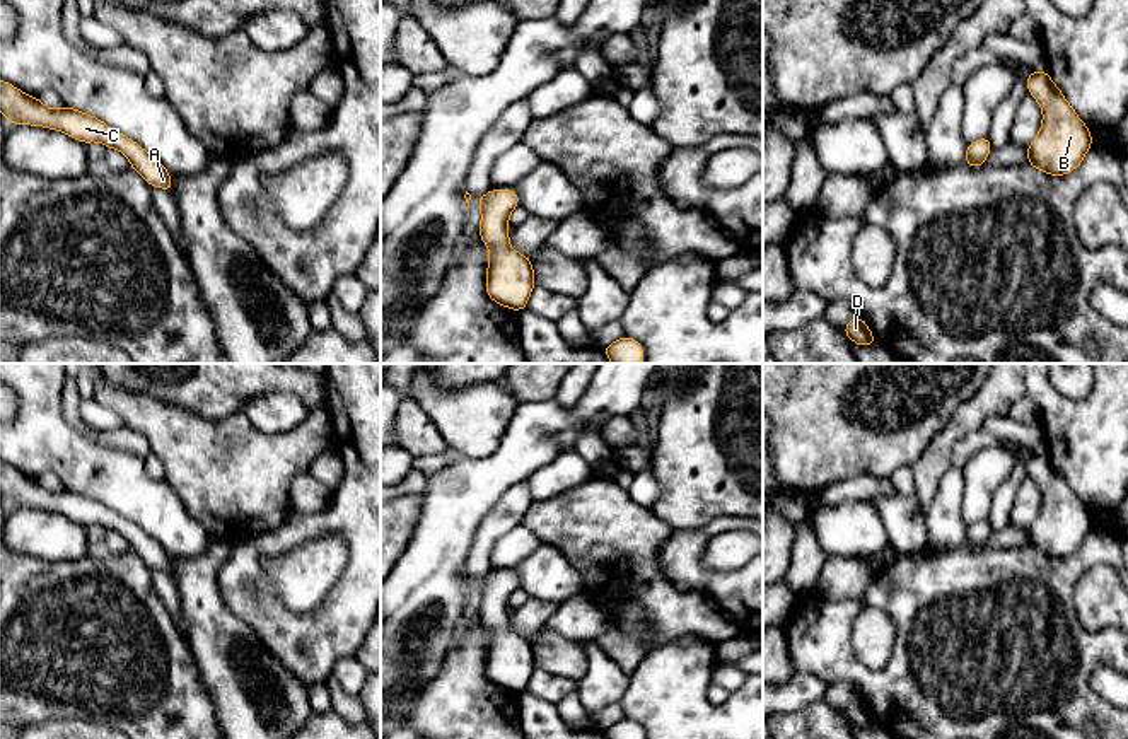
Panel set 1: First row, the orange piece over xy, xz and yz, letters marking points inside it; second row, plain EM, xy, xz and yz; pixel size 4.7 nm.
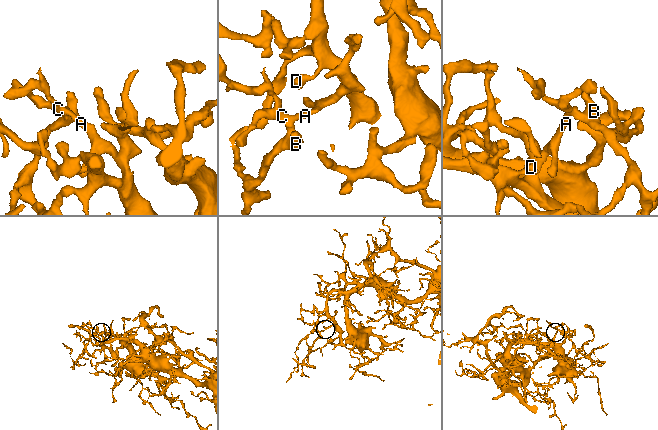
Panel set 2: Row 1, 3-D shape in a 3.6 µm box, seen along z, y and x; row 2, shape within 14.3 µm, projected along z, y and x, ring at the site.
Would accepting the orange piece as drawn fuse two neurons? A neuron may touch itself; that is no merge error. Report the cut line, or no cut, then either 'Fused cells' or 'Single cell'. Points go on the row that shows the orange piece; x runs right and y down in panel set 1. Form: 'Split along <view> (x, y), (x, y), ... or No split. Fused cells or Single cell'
No split. Single cell

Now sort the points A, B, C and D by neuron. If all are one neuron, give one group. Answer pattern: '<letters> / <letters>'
A B C D

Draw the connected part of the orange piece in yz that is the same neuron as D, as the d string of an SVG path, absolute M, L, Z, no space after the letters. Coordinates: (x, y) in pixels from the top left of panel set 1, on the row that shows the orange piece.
M855 316L845 328L843 333L857 345L860 346L869 346L869 345L875 345L875 338L870 333L867 323L860 317Z

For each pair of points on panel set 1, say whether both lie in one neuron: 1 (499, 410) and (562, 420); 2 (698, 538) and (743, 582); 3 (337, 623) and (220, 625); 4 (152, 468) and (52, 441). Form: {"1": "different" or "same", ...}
{"1": "different", "2": "same", "3": "different", "4": "different"}

